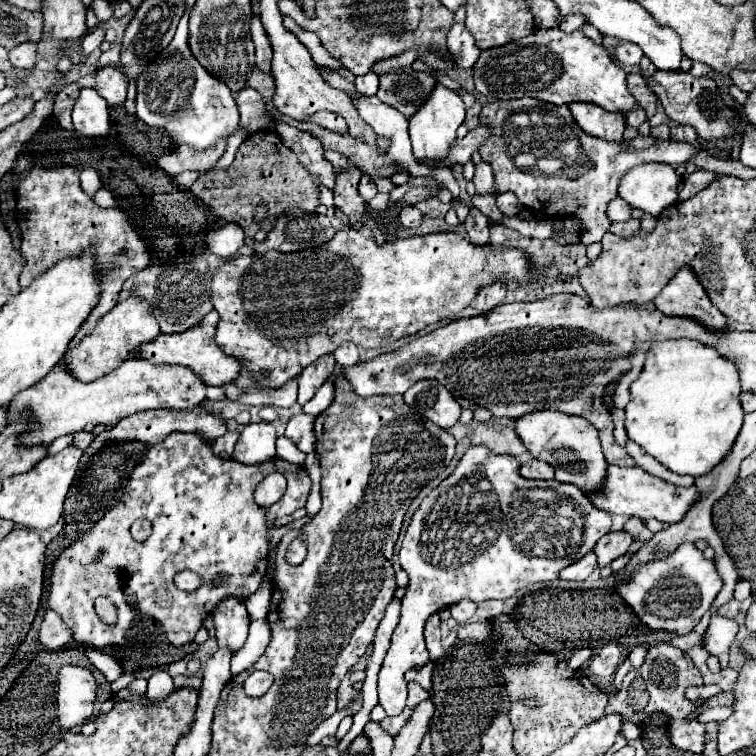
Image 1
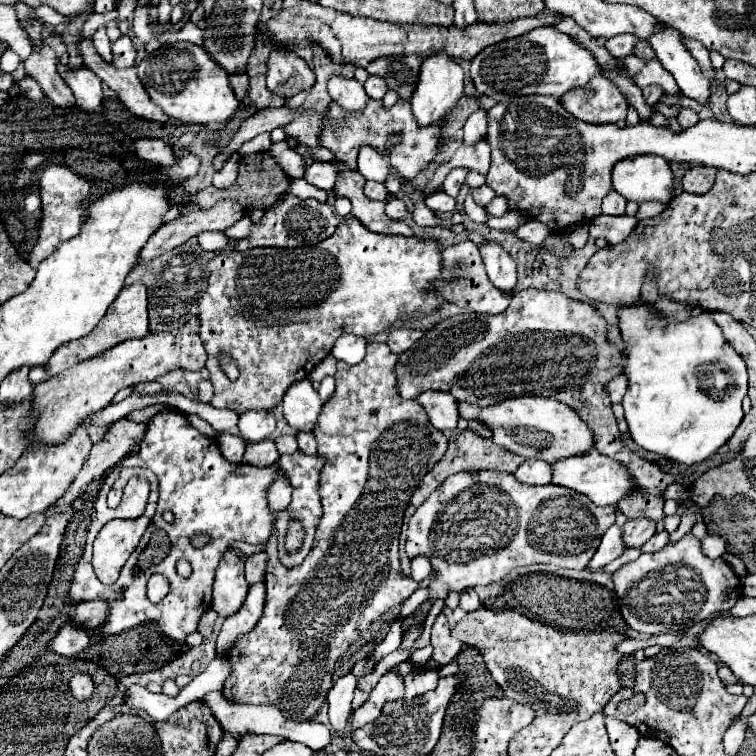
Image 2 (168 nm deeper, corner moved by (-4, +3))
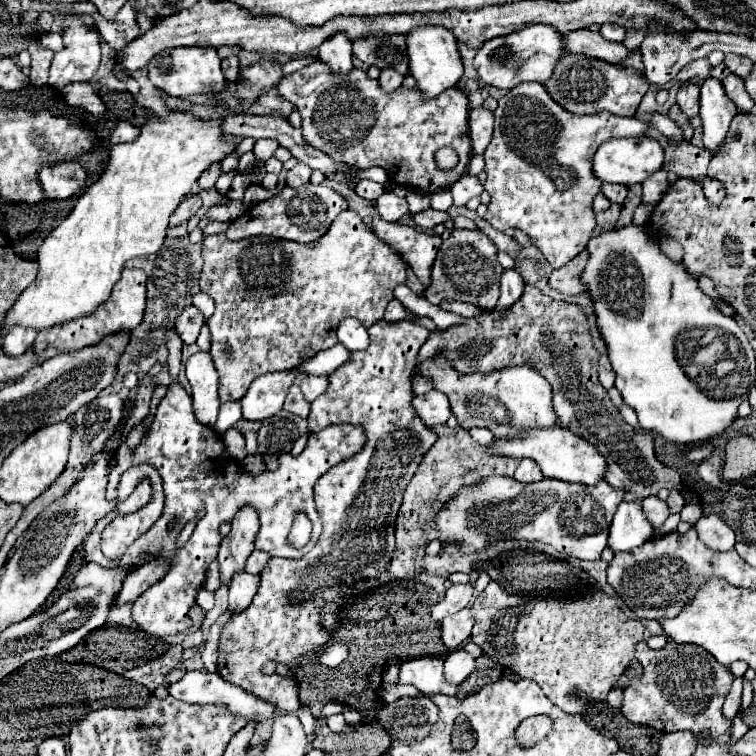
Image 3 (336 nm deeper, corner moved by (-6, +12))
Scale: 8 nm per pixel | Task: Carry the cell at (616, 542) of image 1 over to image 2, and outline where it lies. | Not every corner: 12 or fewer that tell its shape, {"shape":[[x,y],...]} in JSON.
{"shape":[[648,519],[626,521],[622,541],[642,547],[656,531]]}

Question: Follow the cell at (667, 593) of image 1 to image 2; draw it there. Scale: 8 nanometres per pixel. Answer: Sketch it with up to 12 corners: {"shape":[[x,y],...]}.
{"shape":[[692,533],[612,579],[628,627],[684,631],[742,595]]}

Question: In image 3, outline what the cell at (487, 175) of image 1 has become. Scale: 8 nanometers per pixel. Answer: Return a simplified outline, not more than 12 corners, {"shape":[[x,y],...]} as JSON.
{"shape":[[470,110],[472,152],[484,154],[492,140],[494,114]]}

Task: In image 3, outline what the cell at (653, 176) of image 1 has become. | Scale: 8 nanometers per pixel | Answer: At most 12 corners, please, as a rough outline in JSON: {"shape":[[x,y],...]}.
{"shape":[[614,138],[594,154],[602,182],[634,186],[662,170],[658,140]]}

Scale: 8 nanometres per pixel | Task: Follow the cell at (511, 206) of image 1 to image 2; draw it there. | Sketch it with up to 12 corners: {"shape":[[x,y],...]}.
{"shape":[[494,197],[486,211],[494,217],[508,213],[506,197]]}

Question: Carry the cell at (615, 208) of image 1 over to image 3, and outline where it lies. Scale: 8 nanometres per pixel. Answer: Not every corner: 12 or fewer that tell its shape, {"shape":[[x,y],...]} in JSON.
{"shape":[[602,184],[602,194],[624,204],[628,188],[622,184]]}

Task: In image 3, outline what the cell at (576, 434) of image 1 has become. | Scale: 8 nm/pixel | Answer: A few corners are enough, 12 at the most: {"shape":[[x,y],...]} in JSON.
{"shape":[[442,354],[414,374],[462,430],[496,438],[560,426],[534,368],[460,374]]}

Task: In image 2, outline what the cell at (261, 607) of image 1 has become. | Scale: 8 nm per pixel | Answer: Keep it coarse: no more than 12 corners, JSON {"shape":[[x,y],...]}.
{"shape":[[264,581],[250,585],[236,615],[220,629],[218,655],[228,655],[240,633],[258,625],[266,597]]}

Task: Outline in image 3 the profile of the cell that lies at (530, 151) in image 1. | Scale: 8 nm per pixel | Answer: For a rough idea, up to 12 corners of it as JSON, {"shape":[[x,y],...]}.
{"shape":[[540,82],[498,100],[484,220],[560,268],[586,248],[594,152],[648,124],[570,114]]}

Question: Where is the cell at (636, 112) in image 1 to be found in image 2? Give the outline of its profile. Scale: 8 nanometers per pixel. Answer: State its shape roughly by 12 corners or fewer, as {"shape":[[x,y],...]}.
{"shape":[[660,87],[644,89],[646,105],[656,105],[664,93]]}

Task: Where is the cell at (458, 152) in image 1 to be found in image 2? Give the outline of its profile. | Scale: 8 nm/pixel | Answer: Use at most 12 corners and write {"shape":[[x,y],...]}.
{"shape":[[314,161],[306,181],[330,191],[336,185],[338,169],[350,171],[340,161]]}

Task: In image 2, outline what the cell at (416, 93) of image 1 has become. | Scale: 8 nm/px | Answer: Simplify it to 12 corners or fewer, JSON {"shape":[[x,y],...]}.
{"shape":[[382,57],[366,67],[400,99],[410,99],[422,57]]}

